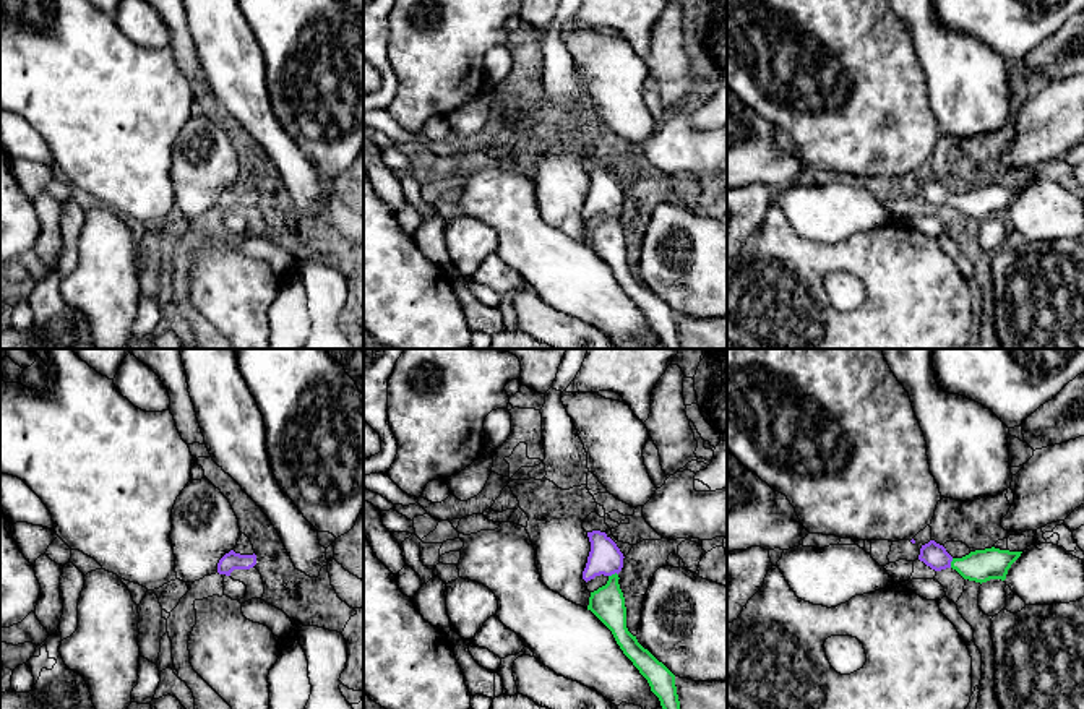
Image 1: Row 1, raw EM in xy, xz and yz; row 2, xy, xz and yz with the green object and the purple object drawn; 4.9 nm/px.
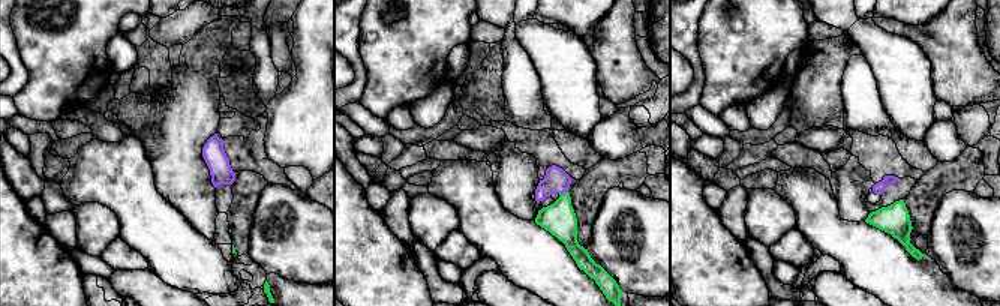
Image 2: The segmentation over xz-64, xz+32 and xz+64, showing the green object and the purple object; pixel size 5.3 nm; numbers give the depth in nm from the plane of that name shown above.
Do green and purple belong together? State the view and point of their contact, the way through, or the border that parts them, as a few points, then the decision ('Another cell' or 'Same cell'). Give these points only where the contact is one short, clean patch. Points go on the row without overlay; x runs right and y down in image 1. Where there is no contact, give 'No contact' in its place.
Touches green at xz (612, 211). Path across: xz (607, 239), (612, 226), (612, 211), (606, 195). Same cell

